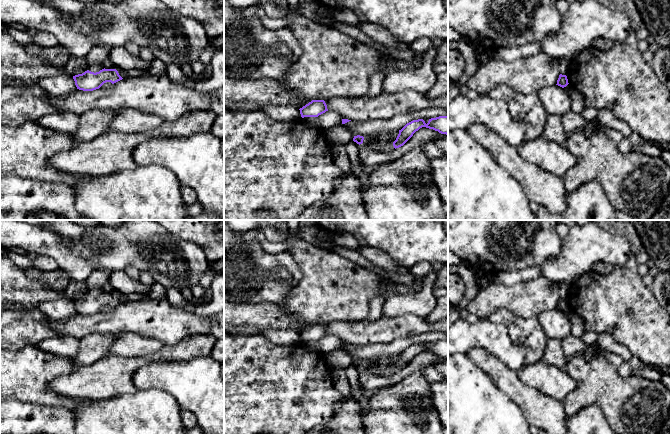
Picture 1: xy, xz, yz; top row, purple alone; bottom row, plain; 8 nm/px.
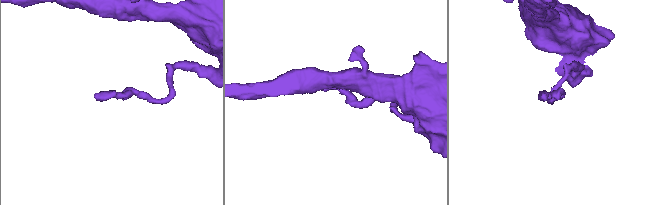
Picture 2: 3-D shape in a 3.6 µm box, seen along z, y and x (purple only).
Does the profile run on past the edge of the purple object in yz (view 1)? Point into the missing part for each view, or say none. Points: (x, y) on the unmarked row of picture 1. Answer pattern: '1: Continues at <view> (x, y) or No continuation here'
1: No continuation here

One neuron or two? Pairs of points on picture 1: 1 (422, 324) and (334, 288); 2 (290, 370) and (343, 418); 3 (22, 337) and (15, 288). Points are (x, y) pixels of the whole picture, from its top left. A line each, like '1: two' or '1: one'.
1: two
2: two
3: one

